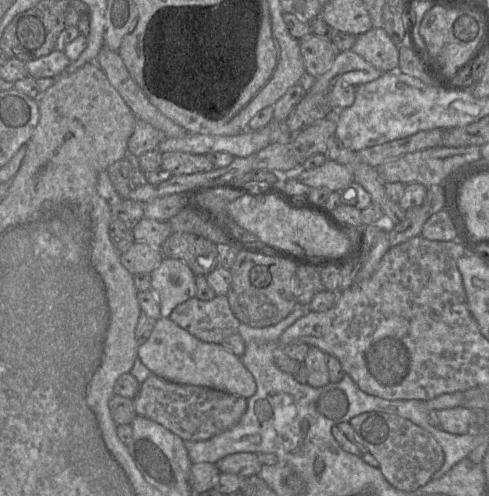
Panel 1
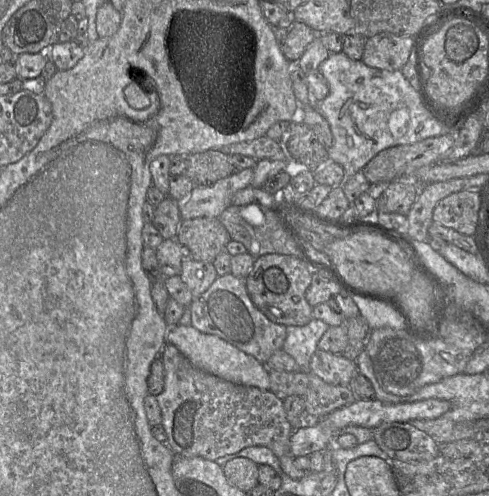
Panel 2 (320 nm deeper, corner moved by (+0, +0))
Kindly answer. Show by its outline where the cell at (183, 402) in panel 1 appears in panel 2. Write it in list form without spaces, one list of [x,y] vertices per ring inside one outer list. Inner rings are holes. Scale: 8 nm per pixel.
[[[165,343],[160,359],[164,366],[164,387],[155,397],[162,414],[161,426],[167,437],[165,444],[174,456],[202,457],[214,461],[219,457],[237,453],[246,447],[264,446],[279,459],[280,466],[286,475],[294,480],[304,477],[306,472],[296,468],[294,457],[290,453],[290,435],[293,429],[287,420],[283,399],[270,390],[235,384],[202,371],[193,366],[174,345],[169,343]]]

